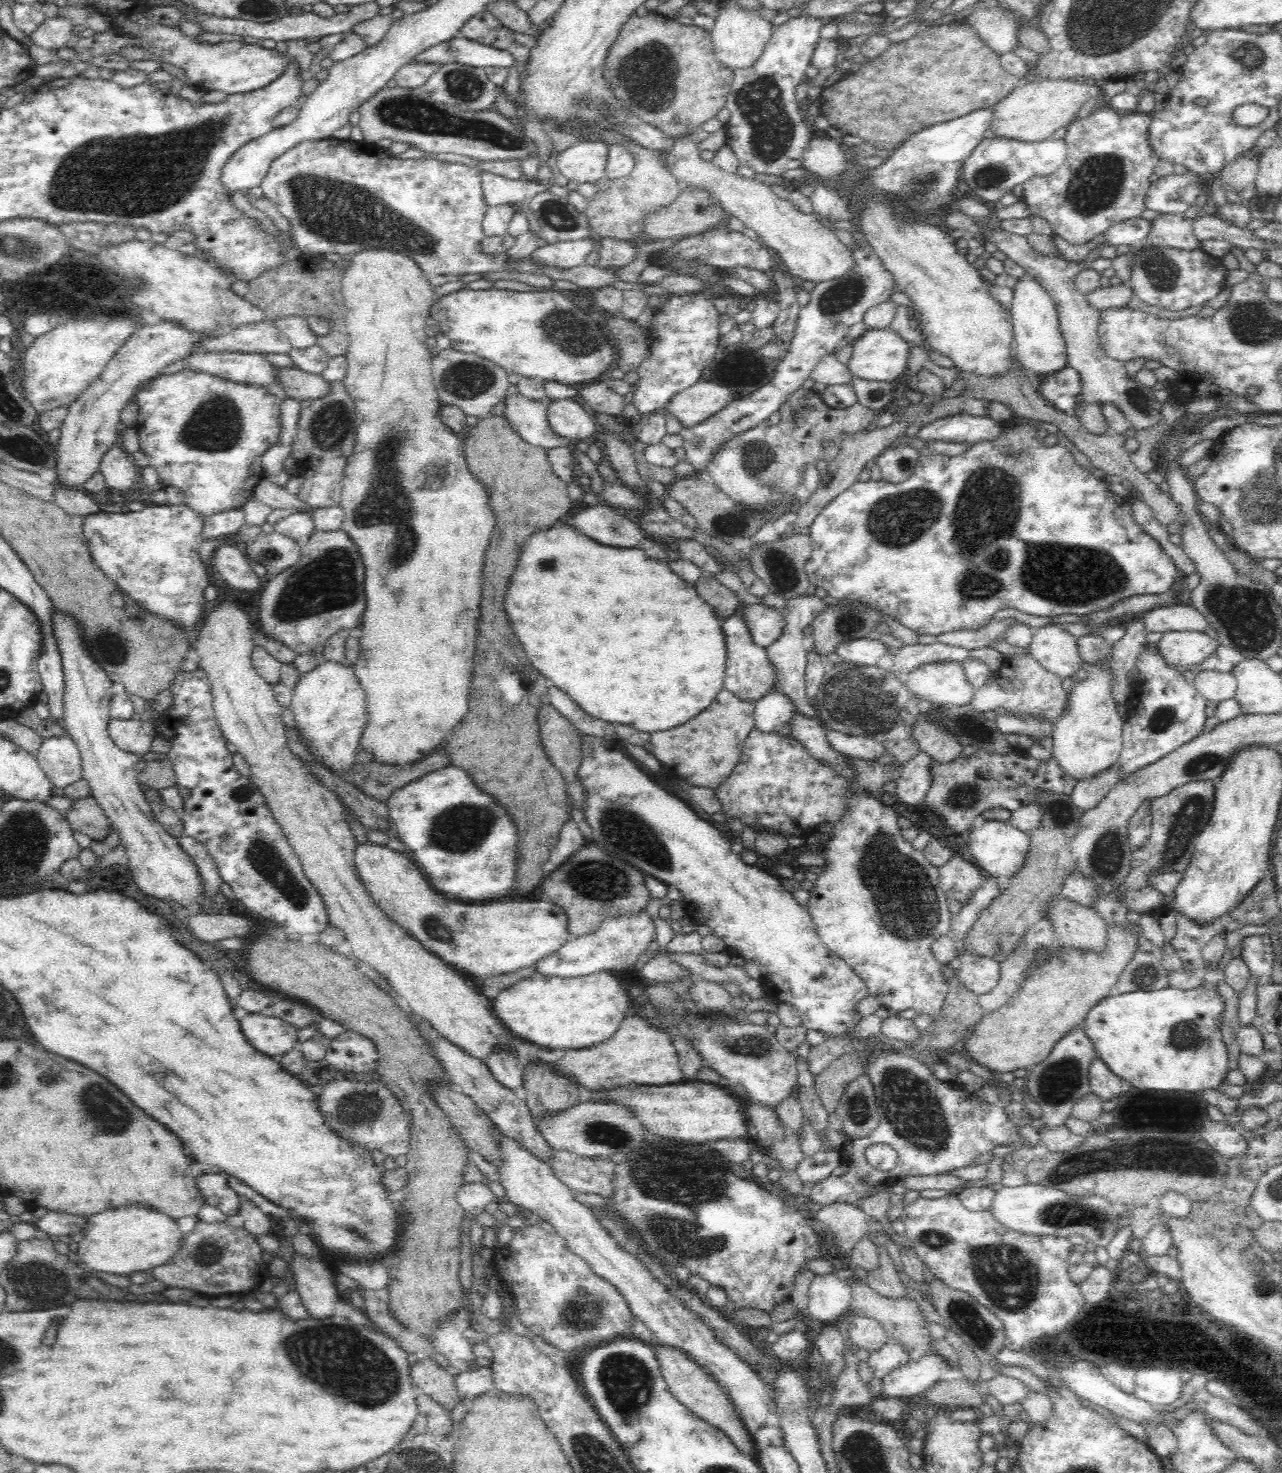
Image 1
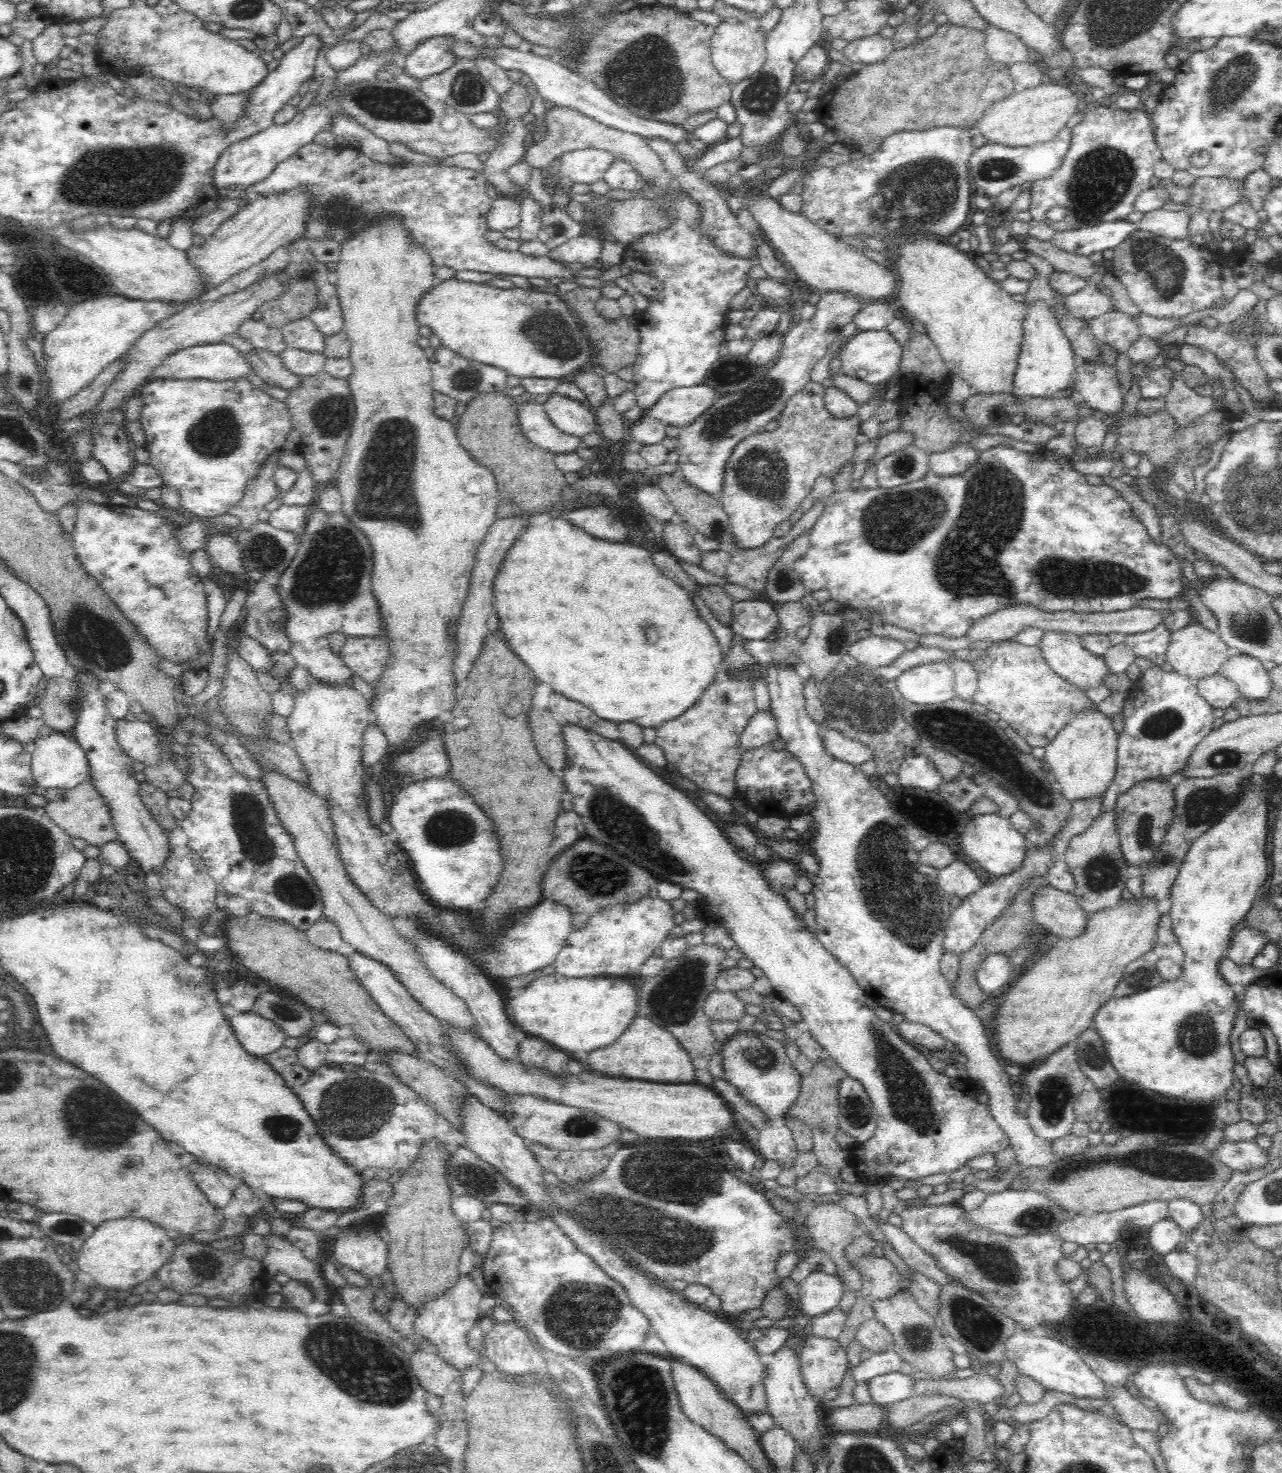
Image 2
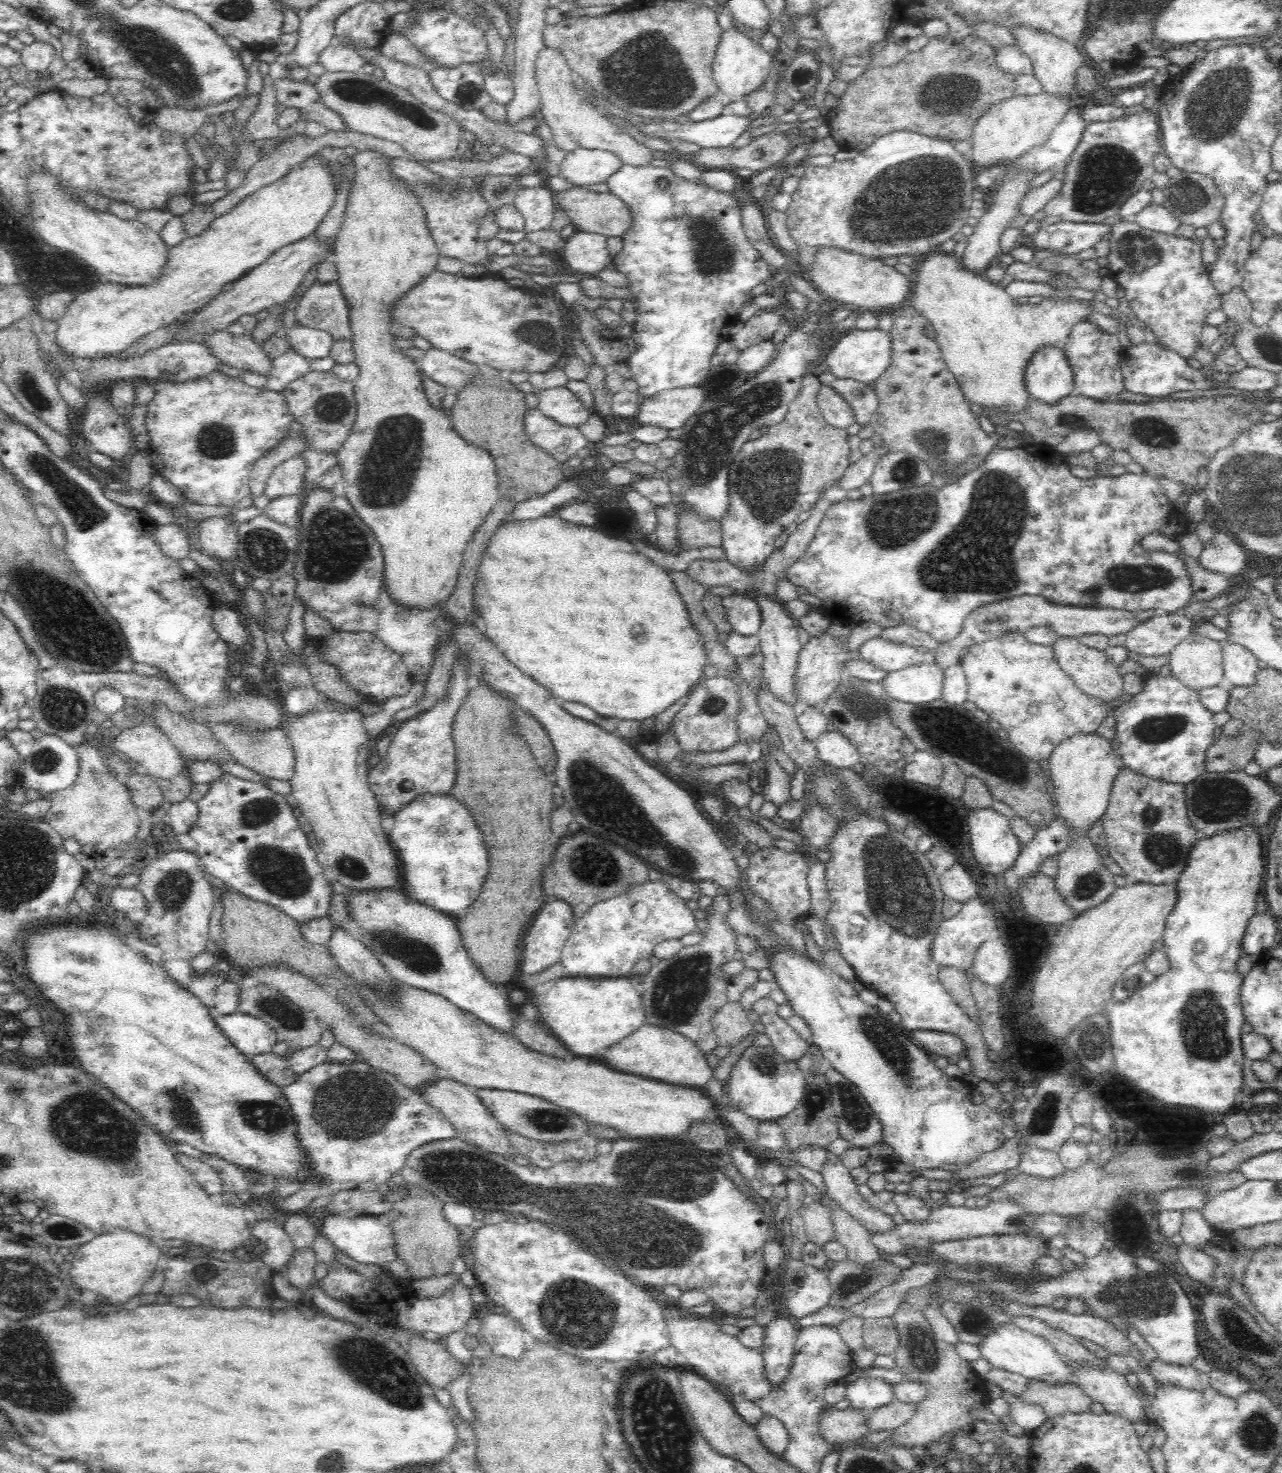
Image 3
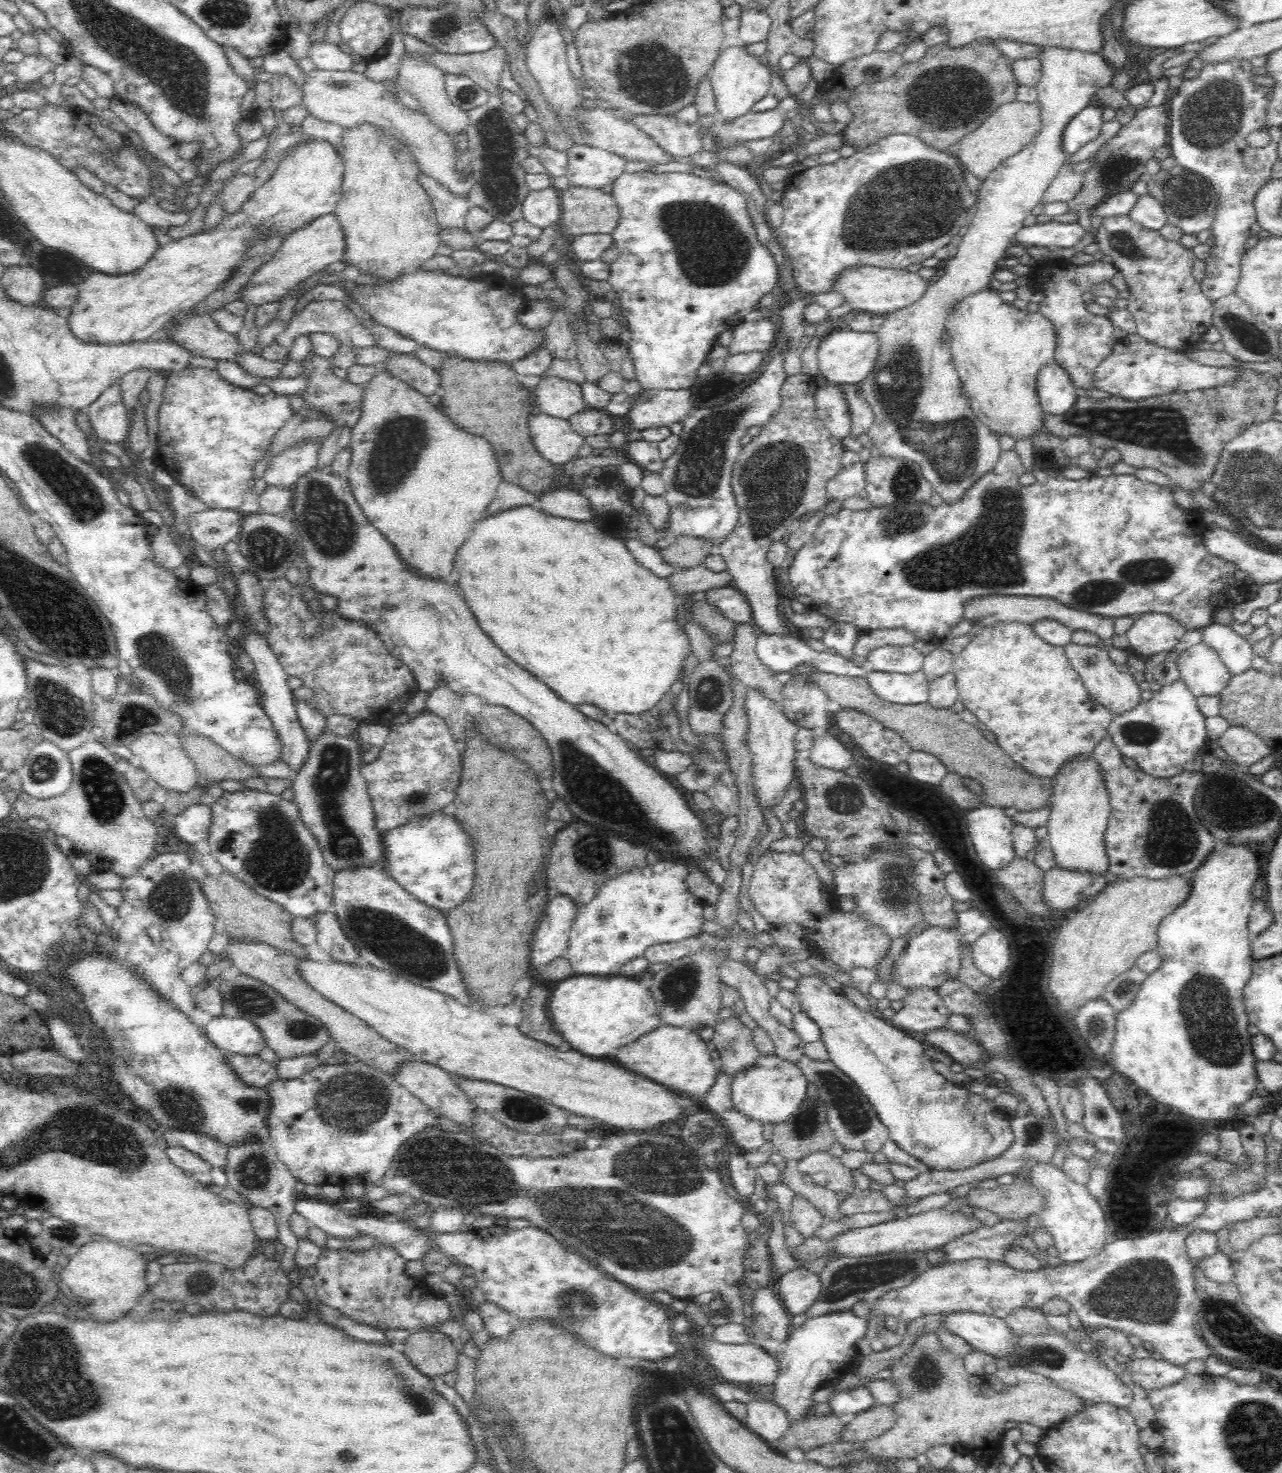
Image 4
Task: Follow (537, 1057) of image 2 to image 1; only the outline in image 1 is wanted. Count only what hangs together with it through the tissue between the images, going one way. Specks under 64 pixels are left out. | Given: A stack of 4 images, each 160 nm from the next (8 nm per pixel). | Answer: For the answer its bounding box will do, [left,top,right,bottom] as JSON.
[524,1058,579,1116]

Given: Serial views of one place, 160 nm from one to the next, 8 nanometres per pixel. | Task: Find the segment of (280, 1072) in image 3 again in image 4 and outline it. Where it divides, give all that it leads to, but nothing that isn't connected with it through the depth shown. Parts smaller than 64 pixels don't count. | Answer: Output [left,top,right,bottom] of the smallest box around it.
[223,1054,277,1089]

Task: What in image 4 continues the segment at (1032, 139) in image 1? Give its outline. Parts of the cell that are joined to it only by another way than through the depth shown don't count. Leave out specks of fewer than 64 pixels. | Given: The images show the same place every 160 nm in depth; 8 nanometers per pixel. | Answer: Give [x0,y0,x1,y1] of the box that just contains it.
[954,102,1040,181]

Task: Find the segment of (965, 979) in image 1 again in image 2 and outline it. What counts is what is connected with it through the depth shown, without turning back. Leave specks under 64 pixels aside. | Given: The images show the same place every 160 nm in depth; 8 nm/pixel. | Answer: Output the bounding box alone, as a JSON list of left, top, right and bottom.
[976,952,1014,994]

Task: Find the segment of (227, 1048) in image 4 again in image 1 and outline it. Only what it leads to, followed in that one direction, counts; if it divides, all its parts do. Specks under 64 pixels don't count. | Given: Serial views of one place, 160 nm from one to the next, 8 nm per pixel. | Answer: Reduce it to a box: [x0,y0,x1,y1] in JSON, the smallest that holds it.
[239,1013,297,1059]

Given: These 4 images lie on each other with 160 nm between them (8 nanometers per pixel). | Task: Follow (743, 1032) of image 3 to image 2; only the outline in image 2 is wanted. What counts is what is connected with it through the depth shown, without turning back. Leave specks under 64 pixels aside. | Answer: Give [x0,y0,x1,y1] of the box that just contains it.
[703,991,746,1022]

